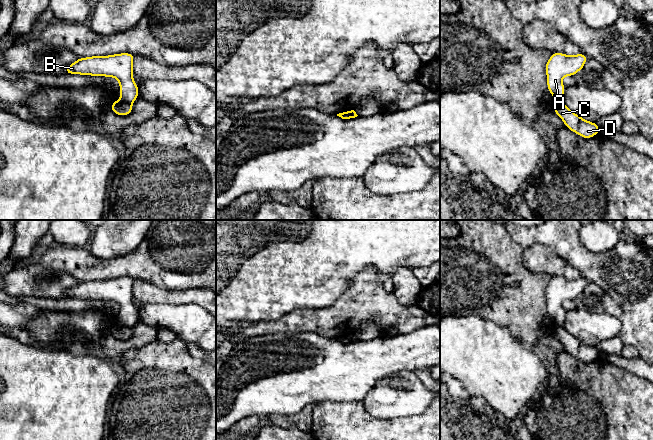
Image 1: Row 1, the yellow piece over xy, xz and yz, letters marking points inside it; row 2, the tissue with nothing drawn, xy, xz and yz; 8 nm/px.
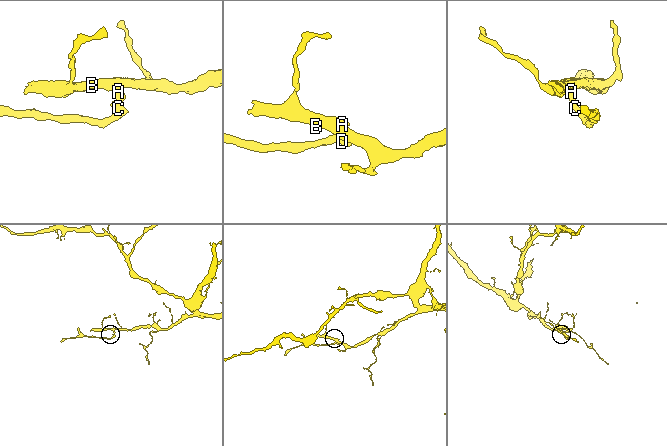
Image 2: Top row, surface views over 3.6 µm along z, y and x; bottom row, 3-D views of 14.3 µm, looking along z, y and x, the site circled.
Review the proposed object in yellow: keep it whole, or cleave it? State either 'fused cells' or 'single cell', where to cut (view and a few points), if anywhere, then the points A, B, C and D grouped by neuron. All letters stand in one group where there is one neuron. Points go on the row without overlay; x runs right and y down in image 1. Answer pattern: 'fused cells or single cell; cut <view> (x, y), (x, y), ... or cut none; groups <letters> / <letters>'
fused cells; cut xy (120, 323), (131, 328); groups A B / C D

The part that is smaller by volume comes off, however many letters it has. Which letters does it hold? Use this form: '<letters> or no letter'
C, D

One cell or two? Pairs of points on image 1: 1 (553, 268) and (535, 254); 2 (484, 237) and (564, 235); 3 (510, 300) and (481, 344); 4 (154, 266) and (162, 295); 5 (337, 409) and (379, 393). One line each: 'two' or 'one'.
1: one
2: two
3: two
4: two
5: two

